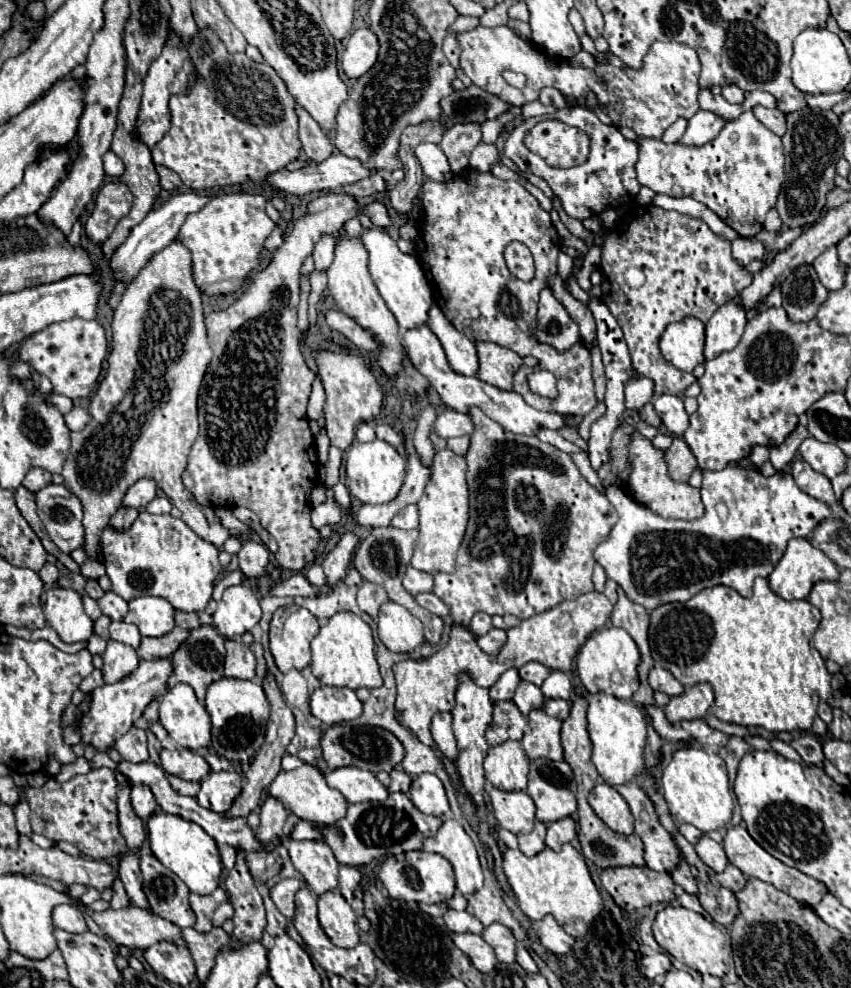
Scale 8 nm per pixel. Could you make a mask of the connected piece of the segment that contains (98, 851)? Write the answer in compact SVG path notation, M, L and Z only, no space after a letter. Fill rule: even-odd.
M97 768L83 776L73 776L69 782L55 782L53 778L41 788L25 788L19 796L29 802L31 828L35 834L43 834L51 840L71 842L83 856L93 860L105 860L111 856L127 854L129 848L119 834L117 822L117 780L109 768Z

